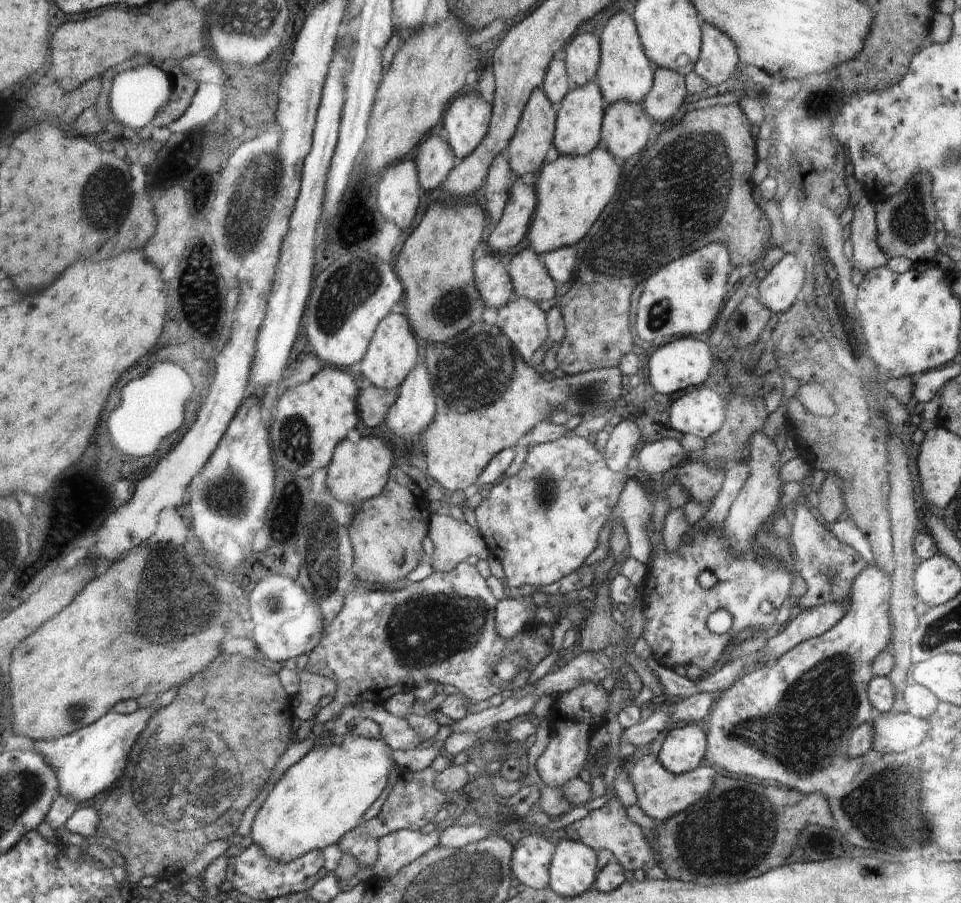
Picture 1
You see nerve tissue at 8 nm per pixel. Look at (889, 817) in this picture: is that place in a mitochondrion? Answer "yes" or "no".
yes

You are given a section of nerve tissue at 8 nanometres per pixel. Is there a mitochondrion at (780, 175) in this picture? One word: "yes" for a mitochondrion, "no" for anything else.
no

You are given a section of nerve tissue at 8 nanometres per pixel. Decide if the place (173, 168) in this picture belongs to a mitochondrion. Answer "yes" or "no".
no

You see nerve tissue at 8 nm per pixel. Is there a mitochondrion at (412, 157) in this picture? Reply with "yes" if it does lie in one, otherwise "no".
no

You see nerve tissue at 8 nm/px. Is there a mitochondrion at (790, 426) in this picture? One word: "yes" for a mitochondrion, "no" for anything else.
no

